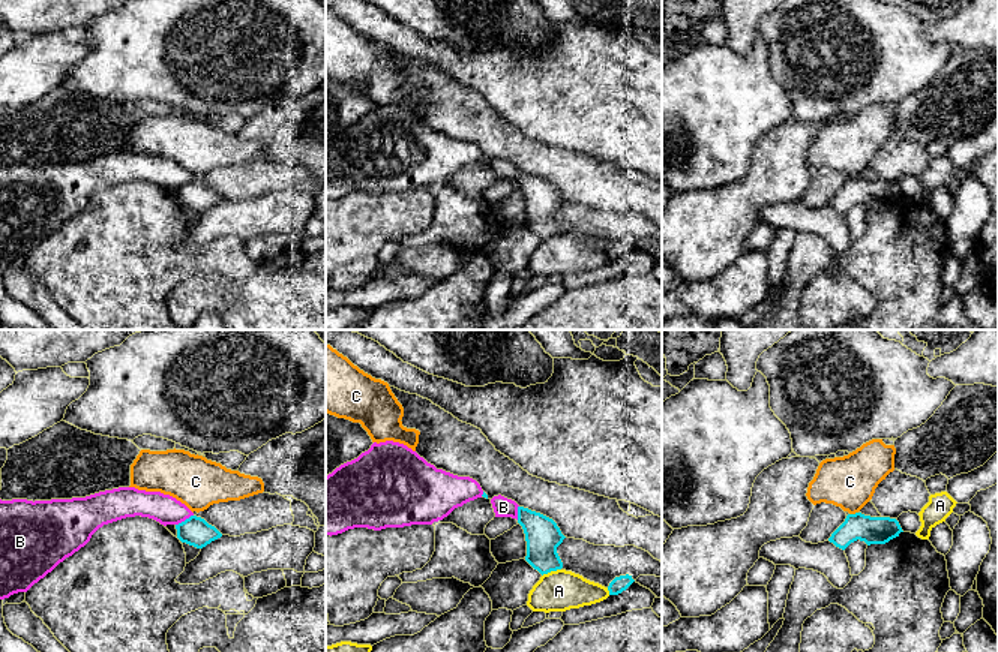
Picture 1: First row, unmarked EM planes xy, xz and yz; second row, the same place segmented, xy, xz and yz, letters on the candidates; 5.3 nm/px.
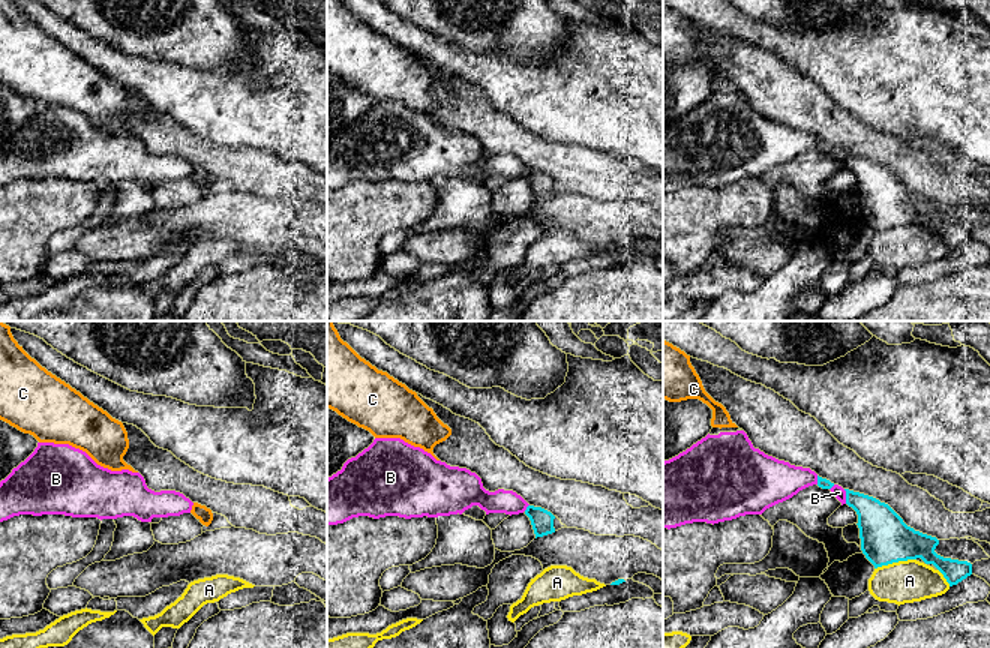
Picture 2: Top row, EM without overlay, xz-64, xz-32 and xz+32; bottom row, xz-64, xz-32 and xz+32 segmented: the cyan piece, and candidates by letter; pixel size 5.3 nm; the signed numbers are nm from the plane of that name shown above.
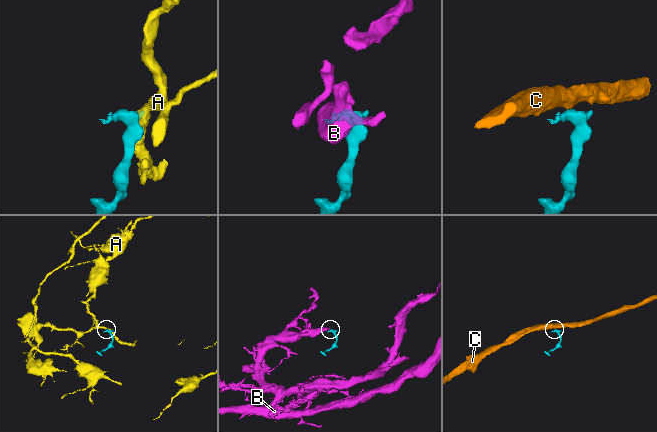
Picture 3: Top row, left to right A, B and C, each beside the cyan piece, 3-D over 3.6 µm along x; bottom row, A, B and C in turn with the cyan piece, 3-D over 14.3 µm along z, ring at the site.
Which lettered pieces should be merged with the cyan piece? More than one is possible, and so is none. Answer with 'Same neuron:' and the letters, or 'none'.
Same neuron: none

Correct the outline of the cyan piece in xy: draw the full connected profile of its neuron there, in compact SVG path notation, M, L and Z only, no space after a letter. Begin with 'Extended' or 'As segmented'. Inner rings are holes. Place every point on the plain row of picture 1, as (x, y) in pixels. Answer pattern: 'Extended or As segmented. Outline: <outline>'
As segmented. Outline: M191 180L185 186L176 189L177 202L182 207L194 210L197 213L203 213L212 205L222 201L222 198L212 189L209 189L204 183Z

